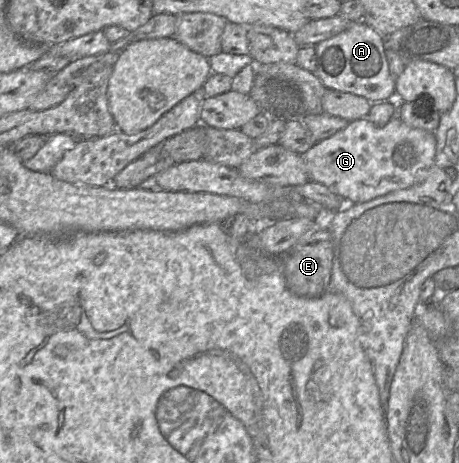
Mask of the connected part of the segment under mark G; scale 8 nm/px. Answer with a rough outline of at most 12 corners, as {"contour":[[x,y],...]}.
{"contour":[[365,117],[302,156],[361,203],[424,180],[433,132]]}

